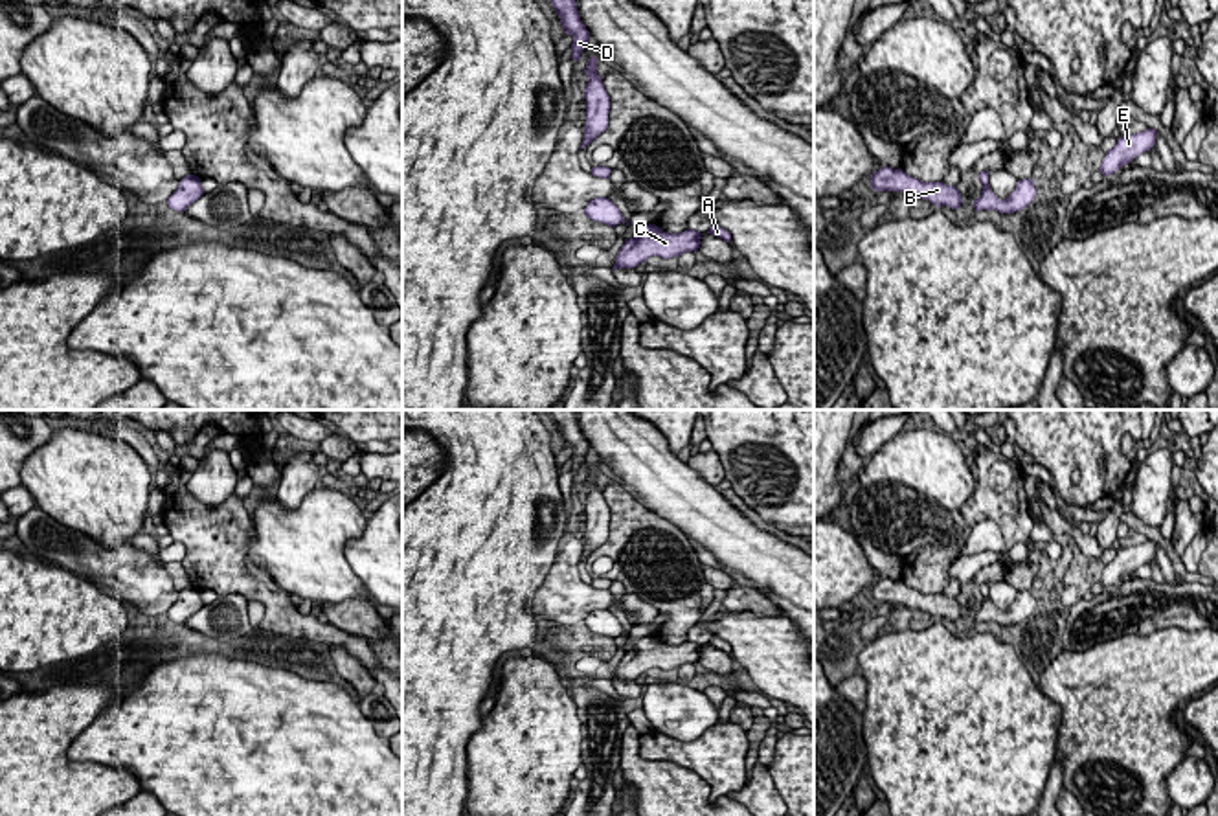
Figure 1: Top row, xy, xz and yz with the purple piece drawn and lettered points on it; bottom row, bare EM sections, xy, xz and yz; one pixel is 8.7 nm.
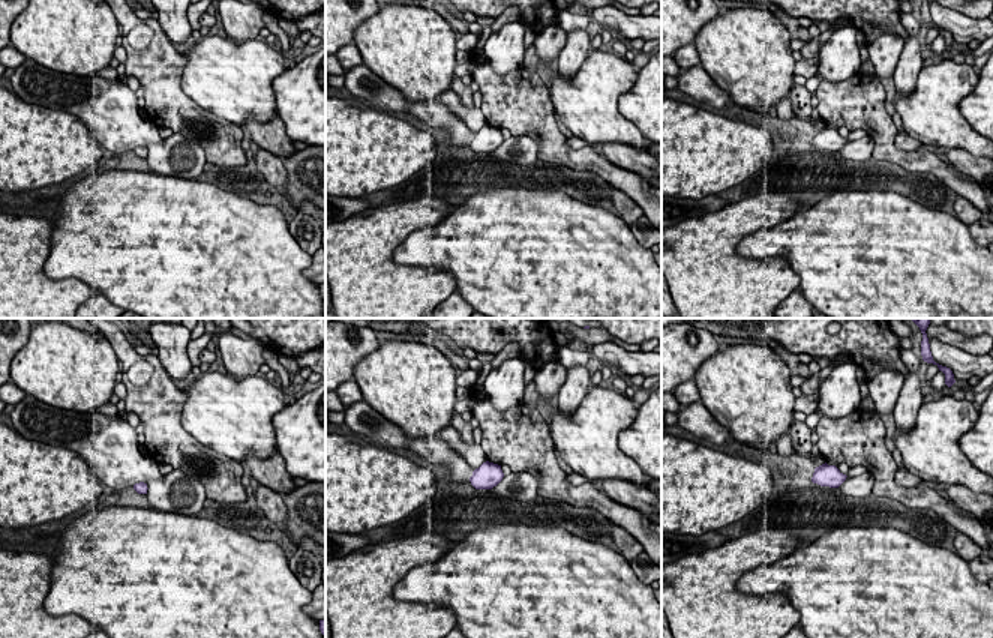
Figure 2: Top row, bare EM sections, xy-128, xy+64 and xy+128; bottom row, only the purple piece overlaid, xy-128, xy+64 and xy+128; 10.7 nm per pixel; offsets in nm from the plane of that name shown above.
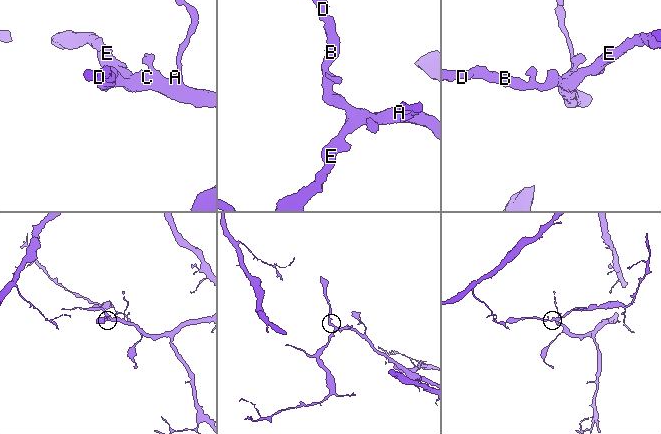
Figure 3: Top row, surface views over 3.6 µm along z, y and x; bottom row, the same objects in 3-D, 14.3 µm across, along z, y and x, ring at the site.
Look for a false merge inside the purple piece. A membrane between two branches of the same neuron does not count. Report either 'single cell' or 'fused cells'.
single cell

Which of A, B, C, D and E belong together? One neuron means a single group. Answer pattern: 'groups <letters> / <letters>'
groups A B C D E

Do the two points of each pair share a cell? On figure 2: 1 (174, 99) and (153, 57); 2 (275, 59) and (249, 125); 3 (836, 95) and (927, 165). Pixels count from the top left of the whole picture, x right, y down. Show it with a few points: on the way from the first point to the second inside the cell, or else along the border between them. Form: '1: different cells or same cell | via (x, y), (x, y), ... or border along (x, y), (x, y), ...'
1: same cell | via (164, 89), (159, 68)
2: different cells | border along (276, 113), (264, 122), (249, 116), (240, 125)
3: same cell | via (860, 111), (884, 135), (884, 141), (903, 158)

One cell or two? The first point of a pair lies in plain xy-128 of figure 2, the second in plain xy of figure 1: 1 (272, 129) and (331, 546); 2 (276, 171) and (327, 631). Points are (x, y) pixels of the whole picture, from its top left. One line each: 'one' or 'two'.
1: two
2: two

